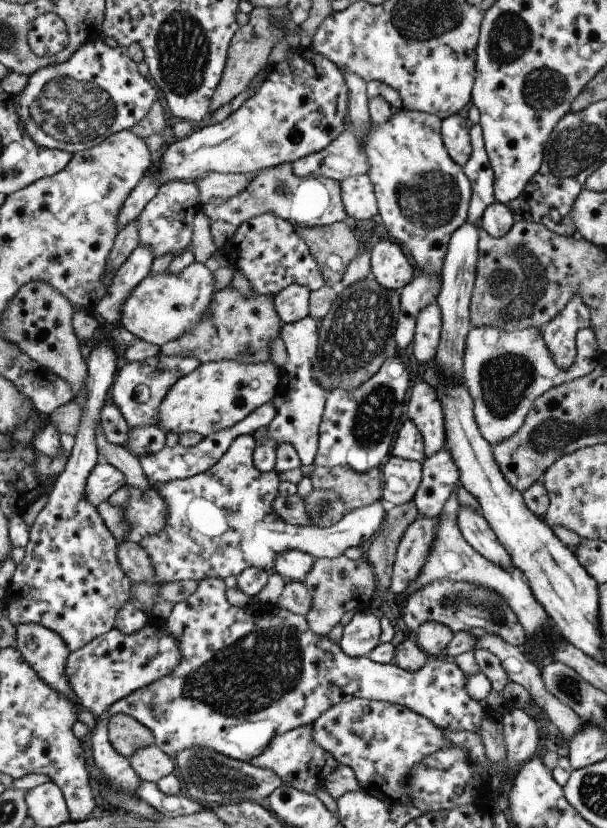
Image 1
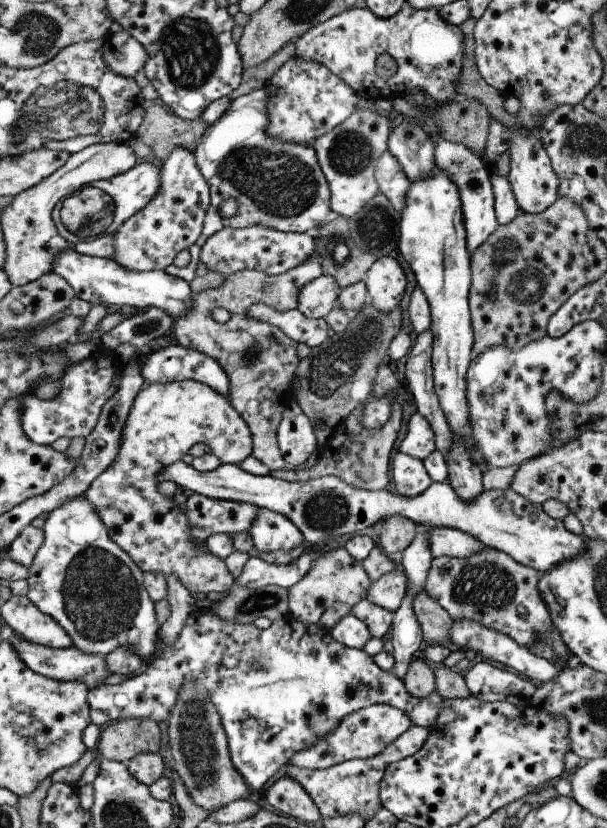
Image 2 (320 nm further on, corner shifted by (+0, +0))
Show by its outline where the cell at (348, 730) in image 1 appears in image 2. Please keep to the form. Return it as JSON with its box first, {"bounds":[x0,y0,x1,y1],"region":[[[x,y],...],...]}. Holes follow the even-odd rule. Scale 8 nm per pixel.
{"bounds":[289,704,413,770],"region":[[[373,704],[345,715],[333,732],[325,734],[325,738],[317,738],[317,742],[313,742],[311,746],[297,750],[289,758],[289,764],[297,768],[323,770],[349,759],[373,758],[411,728],[411,725],[413,722],[401,710],[387,704]]]}

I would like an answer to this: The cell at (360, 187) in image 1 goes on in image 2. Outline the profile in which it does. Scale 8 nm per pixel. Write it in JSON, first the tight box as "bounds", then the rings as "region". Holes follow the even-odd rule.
{"bounds":[311,109,394,219],"region":[[[355,109],[343,122],[312,140],[311,146],[328,184],[328,205],[332,216],[346,219],[353,216],[378,191],[374,170],[379,157],[386,151],[388,134],[394,122],[372,109]]]}

